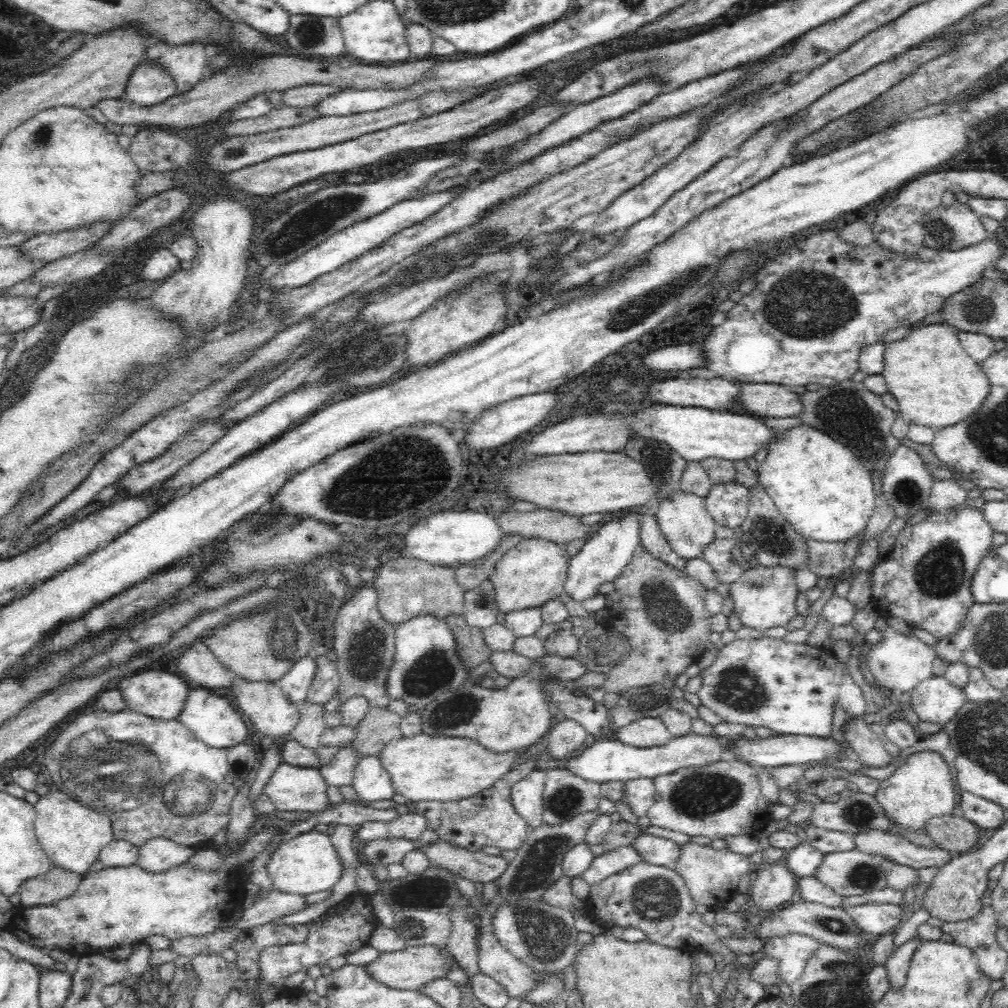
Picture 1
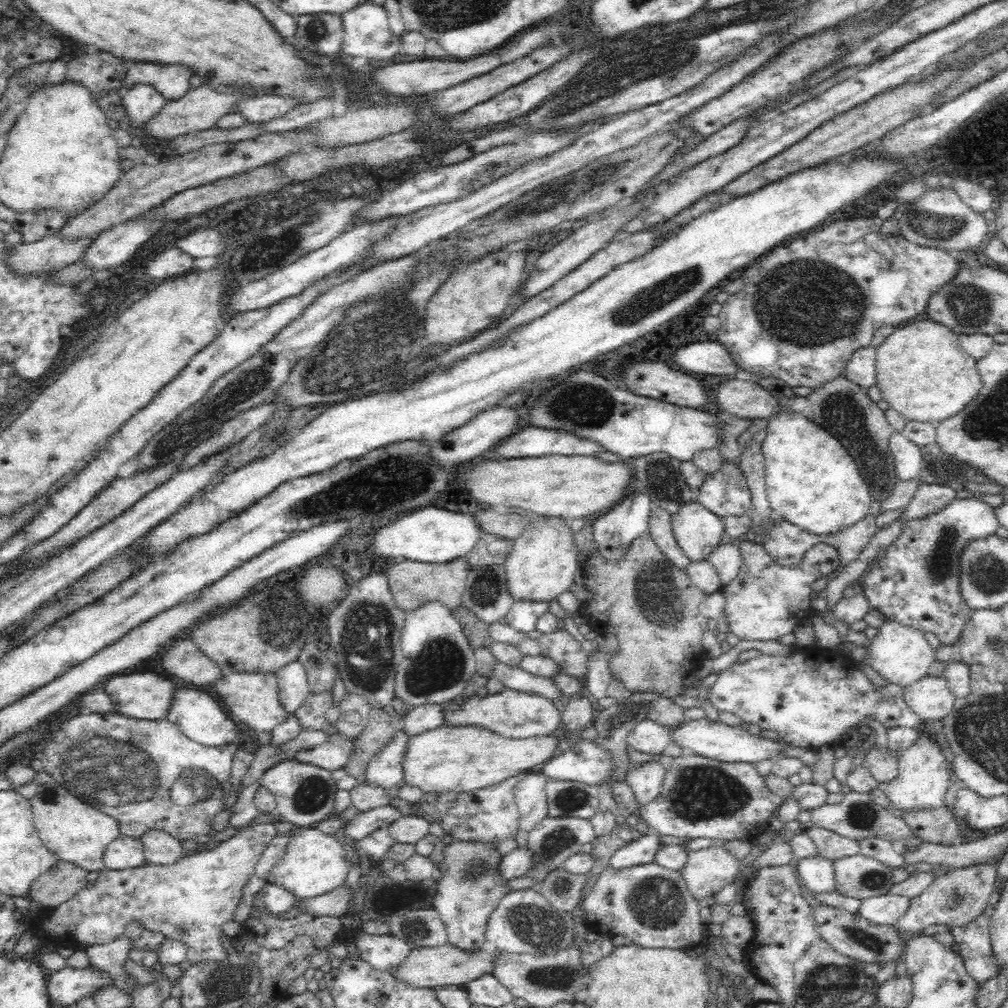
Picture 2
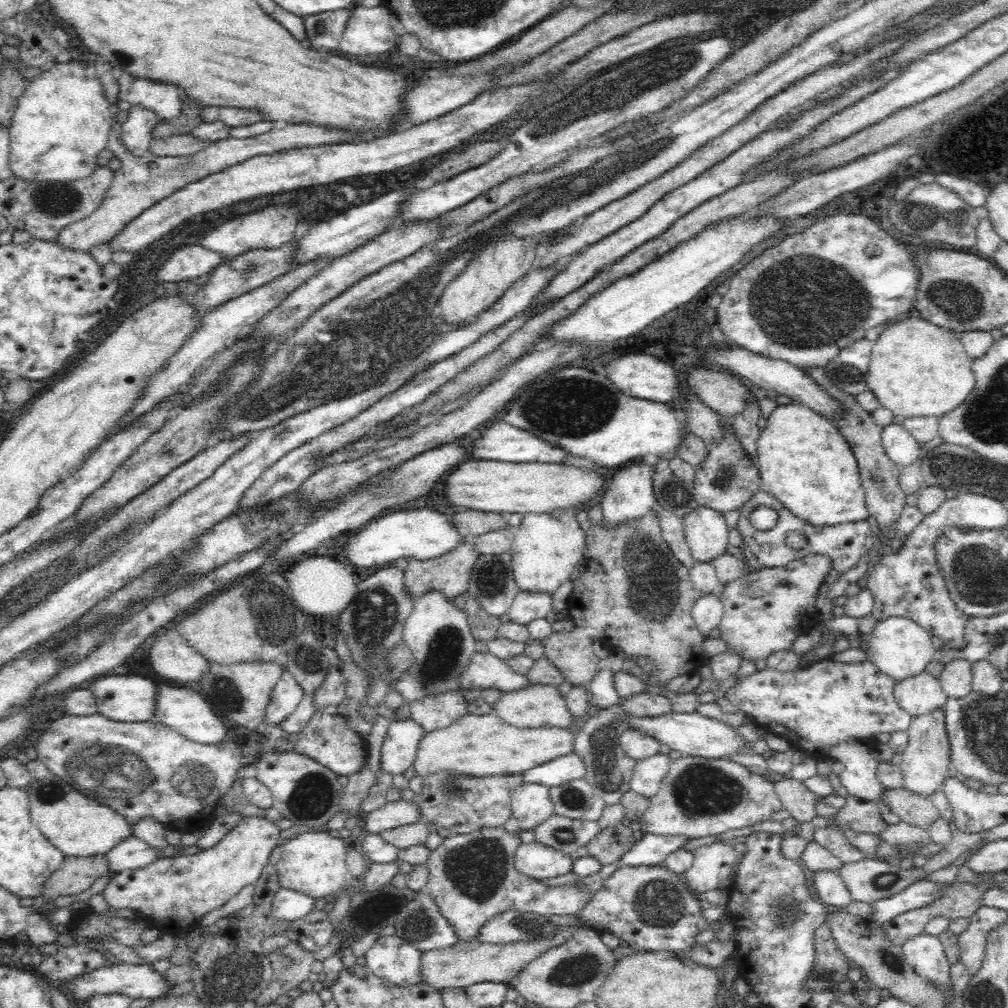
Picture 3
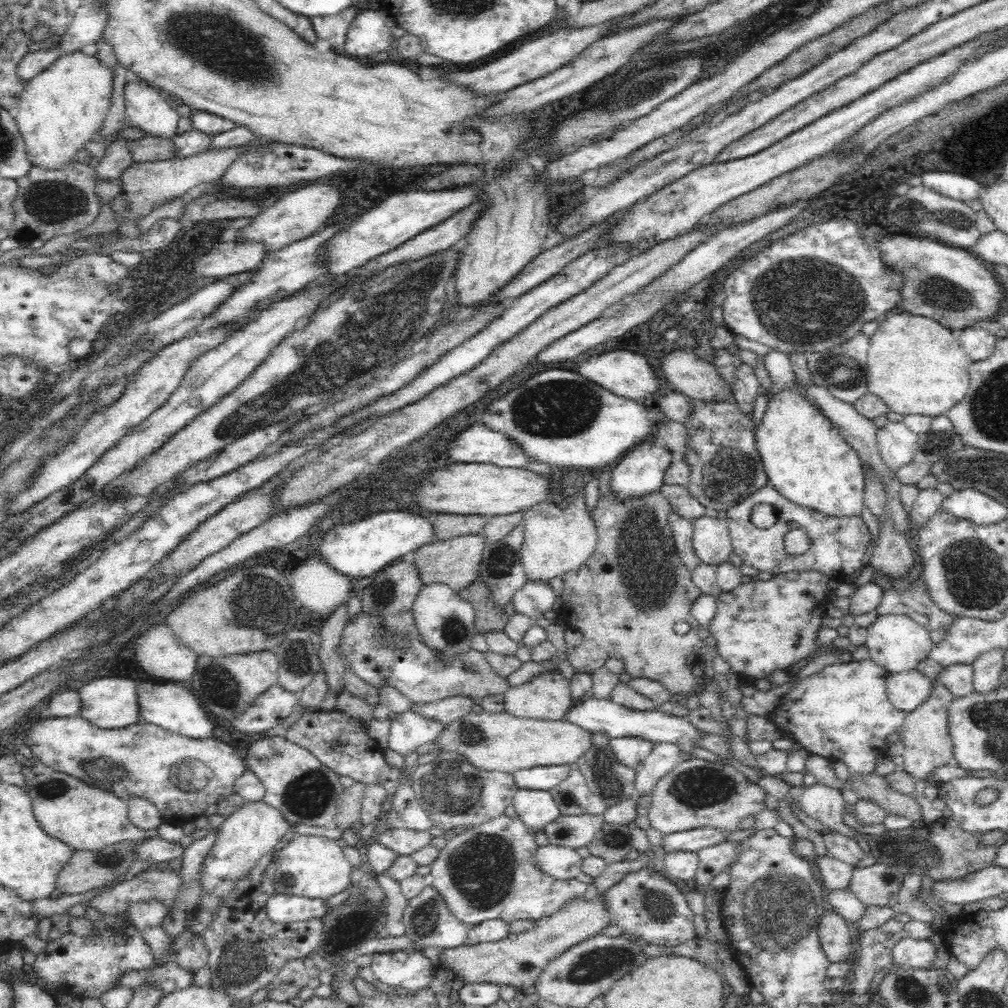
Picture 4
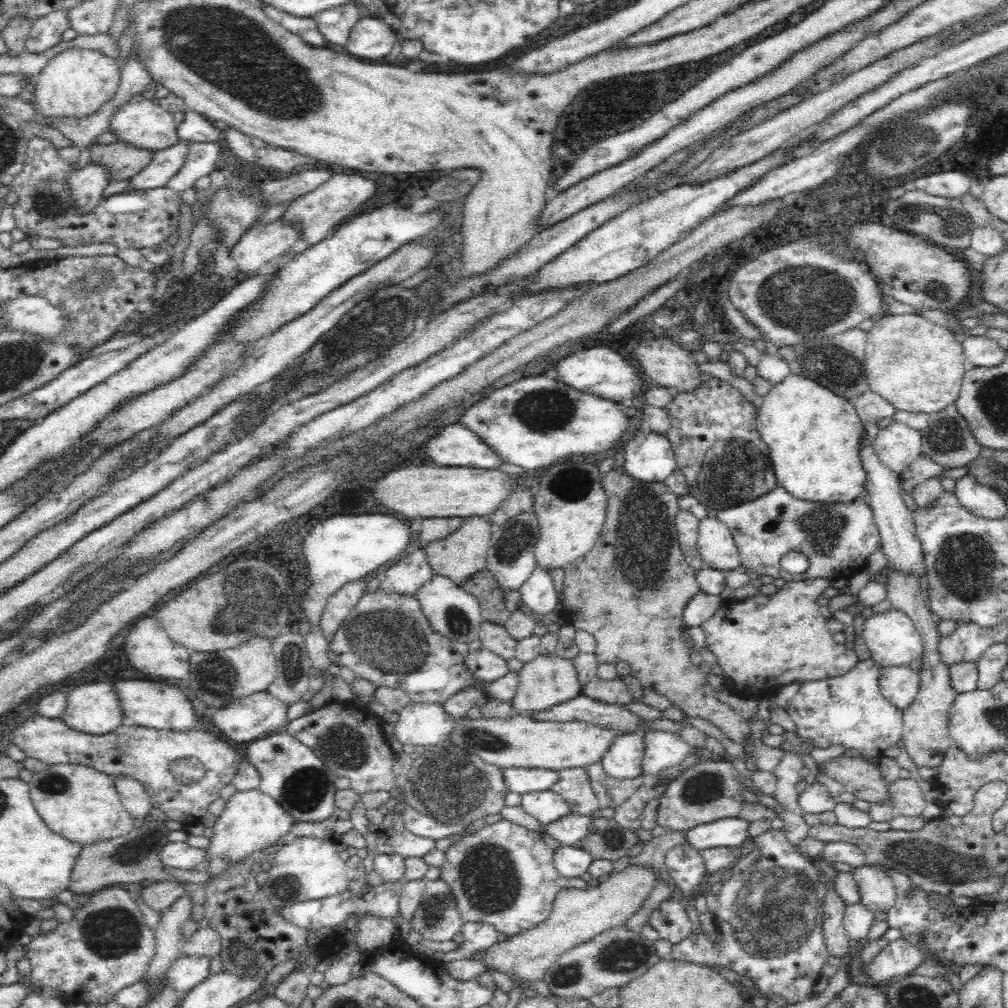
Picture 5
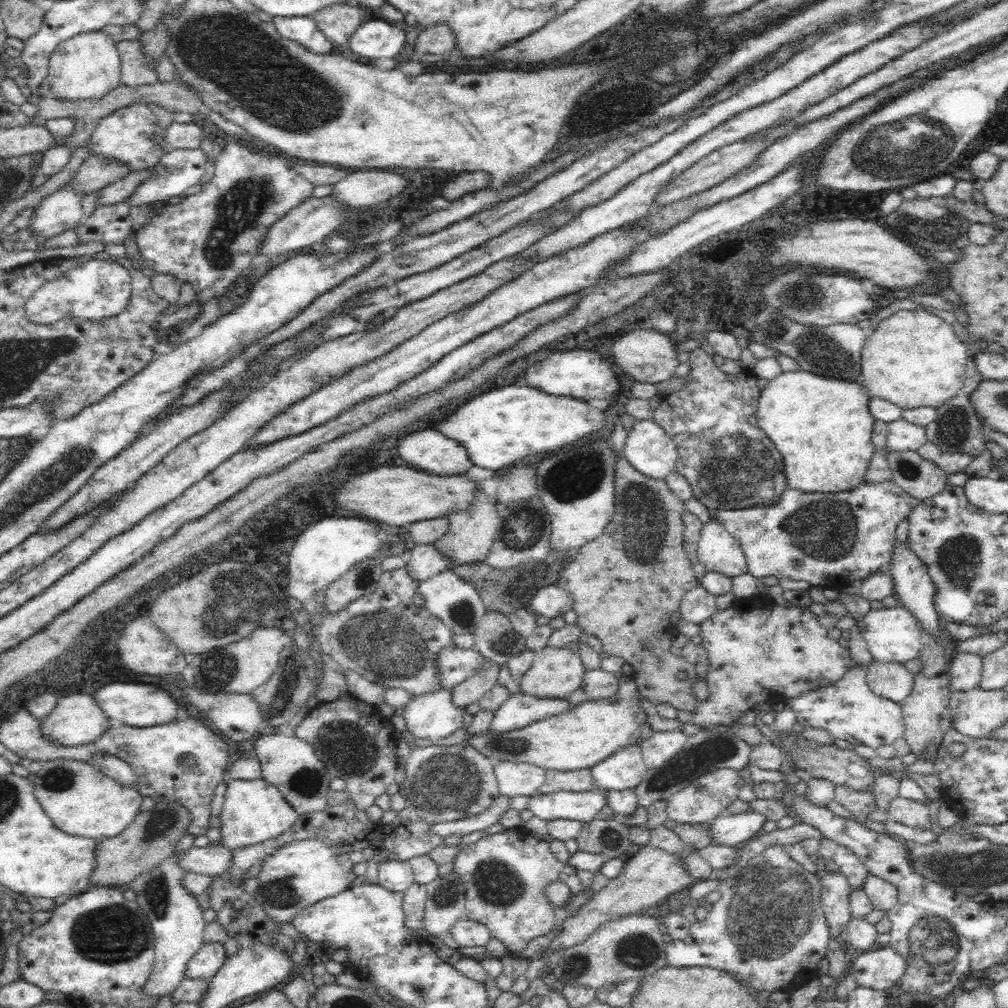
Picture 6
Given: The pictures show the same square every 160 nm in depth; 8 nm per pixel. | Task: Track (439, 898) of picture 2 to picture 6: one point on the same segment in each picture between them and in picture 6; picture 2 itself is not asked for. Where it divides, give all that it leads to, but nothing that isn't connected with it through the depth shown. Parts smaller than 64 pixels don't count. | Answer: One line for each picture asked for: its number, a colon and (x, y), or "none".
3: (472, 877)
4: (486, 872)
5: (503, 874)
6: (504, 875)

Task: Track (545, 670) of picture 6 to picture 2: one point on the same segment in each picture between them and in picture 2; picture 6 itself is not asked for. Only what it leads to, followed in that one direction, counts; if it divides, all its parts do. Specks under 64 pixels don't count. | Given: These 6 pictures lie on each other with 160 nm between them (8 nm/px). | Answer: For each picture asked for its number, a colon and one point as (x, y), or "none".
2: (513, 714)
3: (539, 705)
4: (548, 697)
5: (546, 681)

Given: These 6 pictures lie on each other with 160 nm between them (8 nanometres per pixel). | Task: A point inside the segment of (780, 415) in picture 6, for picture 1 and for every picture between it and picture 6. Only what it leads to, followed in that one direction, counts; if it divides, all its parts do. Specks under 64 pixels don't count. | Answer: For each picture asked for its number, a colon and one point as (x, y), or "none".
1: (820, 487)
2: (812, 481)
3: (803, 460)
4: (805, 458)
5: (812, 434)

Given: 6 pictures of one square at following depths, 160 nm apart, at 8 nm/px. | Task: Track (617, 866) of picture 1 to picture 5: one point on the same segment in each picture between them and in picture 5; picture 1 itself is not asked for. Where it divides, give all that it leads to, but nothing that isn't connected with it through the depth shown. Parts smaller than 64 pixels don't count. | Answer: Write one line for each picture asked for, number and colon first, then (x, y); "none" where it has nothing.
2: (641, 851)
3: (651, 849)
4: (690, 840)
5: (731, 832)

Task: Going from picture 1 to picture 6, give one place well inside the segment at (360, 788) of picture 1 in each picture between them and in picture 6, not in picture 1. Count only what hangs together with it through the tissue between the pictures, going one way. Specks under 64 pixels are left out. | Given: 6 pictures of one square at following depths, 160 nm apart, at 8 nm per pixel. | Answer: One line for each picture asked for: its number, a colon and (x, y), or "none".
2: (384, 769)
3: (398, 750)
4: (408, 730)
5: (421, 724)
6: (432, 716)

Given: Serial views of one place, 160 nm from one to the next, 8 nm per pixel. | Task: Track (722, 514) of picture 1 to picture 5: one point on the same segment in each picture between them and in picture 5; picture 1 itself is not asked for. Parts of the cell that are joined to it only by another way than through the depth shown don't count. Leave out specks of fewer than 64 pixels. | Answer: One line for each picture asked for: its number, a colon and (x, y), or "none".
2: (725, 493)
3: (727, 478)
4: (725, 467)
5: (714, 434)

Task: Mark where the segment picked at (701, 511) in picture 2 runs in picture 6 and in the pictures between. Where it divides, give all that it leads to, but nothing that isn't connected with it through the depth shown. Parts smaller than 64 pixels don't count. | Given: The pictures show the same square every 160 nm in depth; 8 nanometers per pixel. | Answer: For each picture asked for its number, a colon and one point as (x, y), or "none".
3: (706, 532)
4: (712, 544)
5: (715, 544)
6: (718, 551)

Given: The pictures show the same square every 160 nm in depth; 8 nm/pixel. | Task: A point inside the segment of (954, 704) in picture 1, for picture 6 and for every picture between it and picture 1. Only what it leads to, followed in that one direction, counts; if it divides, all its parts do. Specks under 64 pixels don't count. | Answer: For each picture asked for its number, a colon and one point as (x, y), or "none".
2: (931, 698)
3: (923, 694)
4: (906, 691)
5: (900, 685)
6: (890, 680)

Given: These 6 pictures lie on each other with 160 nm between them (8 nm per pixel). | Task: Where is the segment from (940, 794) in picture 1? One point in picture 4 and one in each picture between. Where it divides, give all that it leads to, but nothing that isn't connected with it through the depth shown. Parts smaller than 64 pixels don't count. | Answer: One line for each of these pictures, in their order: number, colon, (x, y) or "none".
2: (923, 778)
3: (924, 765)
4: (928, 745)

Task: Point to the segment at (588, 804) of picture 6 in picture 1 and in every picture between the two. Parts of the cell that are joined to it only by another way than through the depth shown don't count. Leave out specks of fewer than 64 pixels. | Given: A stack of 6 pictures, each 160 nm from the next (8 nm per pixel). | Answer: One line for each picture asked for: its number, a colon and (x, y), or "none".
1: (526, 796)
2: (530, 797)
3: (530, 803)
4: (536, 808)
5: (546, 806)

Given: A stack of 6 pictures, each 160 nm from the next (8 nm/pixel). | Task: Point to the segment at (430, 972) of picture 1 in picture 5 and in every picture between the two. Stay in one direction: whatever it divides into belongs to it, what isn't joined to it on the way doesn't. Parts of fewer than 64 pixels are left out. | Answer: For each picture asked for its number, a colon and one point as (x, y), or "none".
2: (426, 967)
3: (465, 963)
4: (517, 960)
5: (577, 916)

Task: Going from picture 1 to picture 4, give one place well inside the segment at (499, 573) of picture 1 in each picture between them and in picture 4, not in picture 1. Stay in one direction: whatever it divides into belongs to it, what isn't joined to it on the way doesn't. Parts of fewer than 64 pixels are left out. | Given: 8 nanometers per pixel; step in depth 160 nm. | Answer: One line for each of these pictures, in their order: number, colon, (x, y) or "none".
2: (542, 563)
3: (547, 547)
4: (559, 537)

